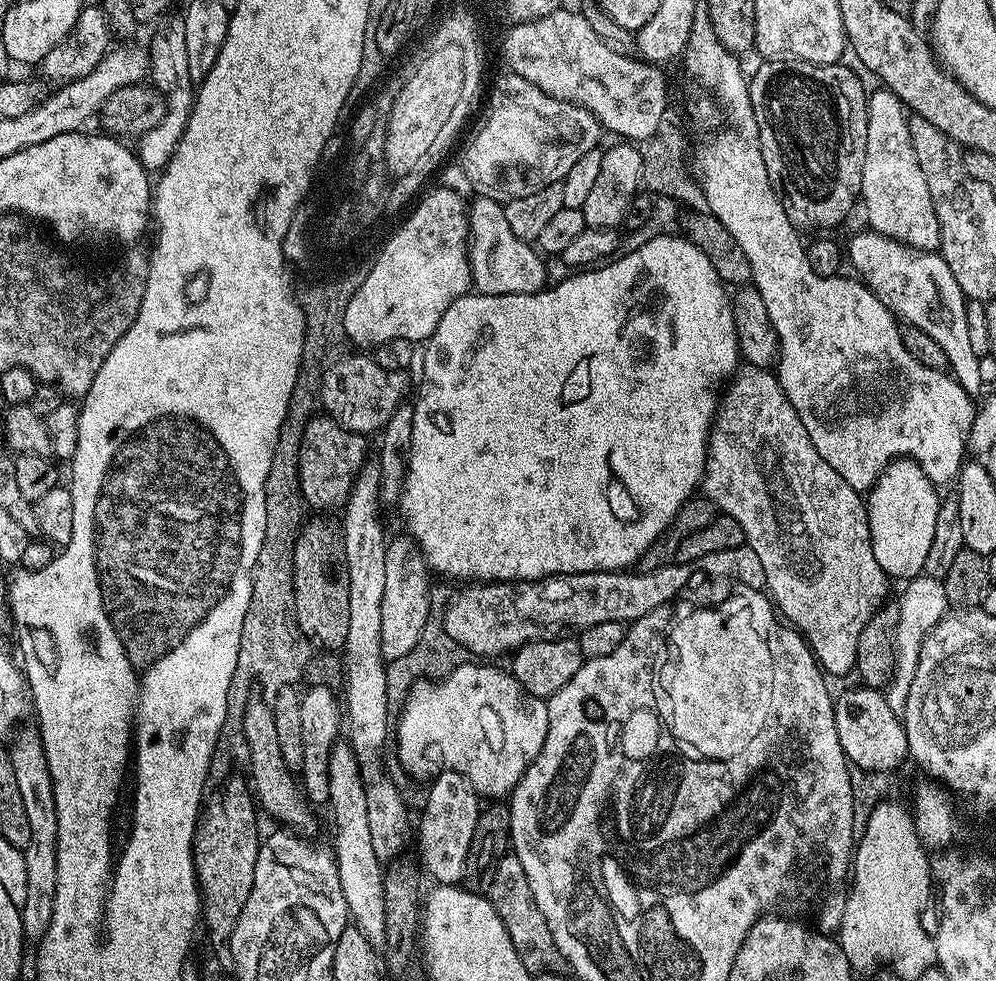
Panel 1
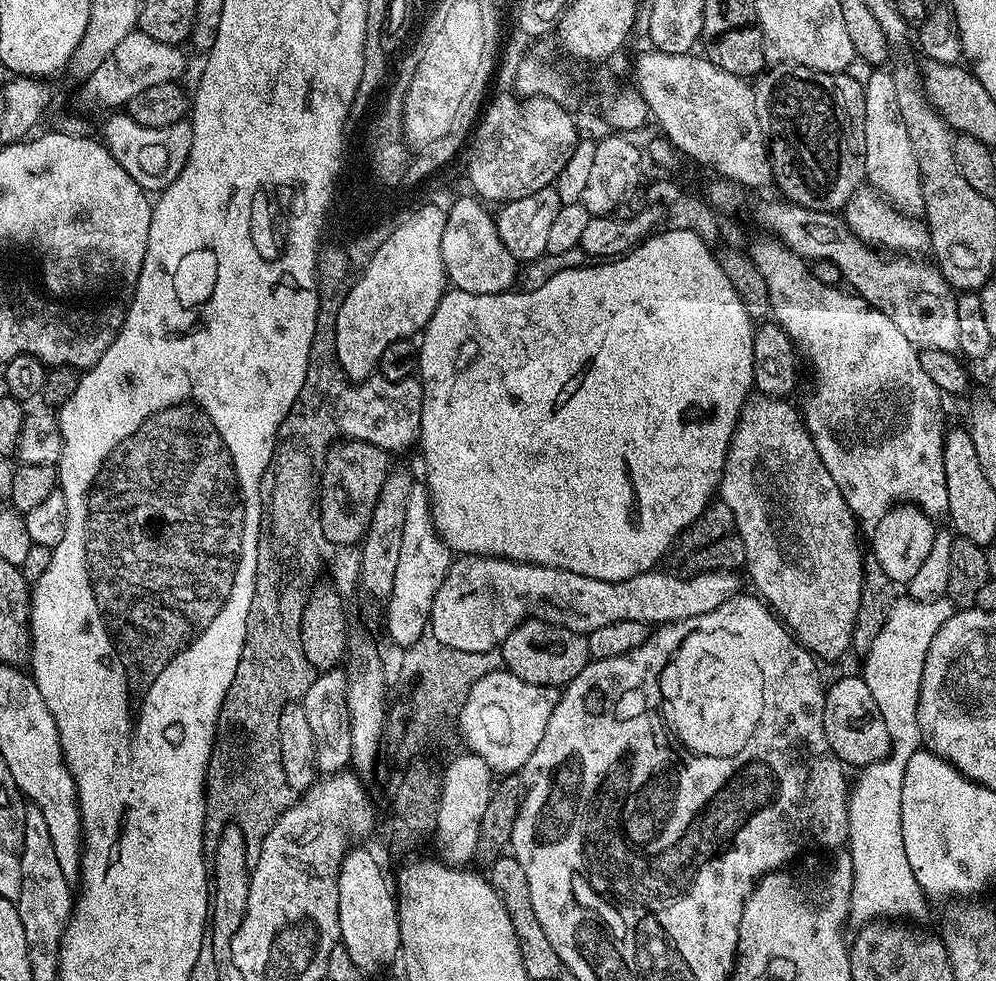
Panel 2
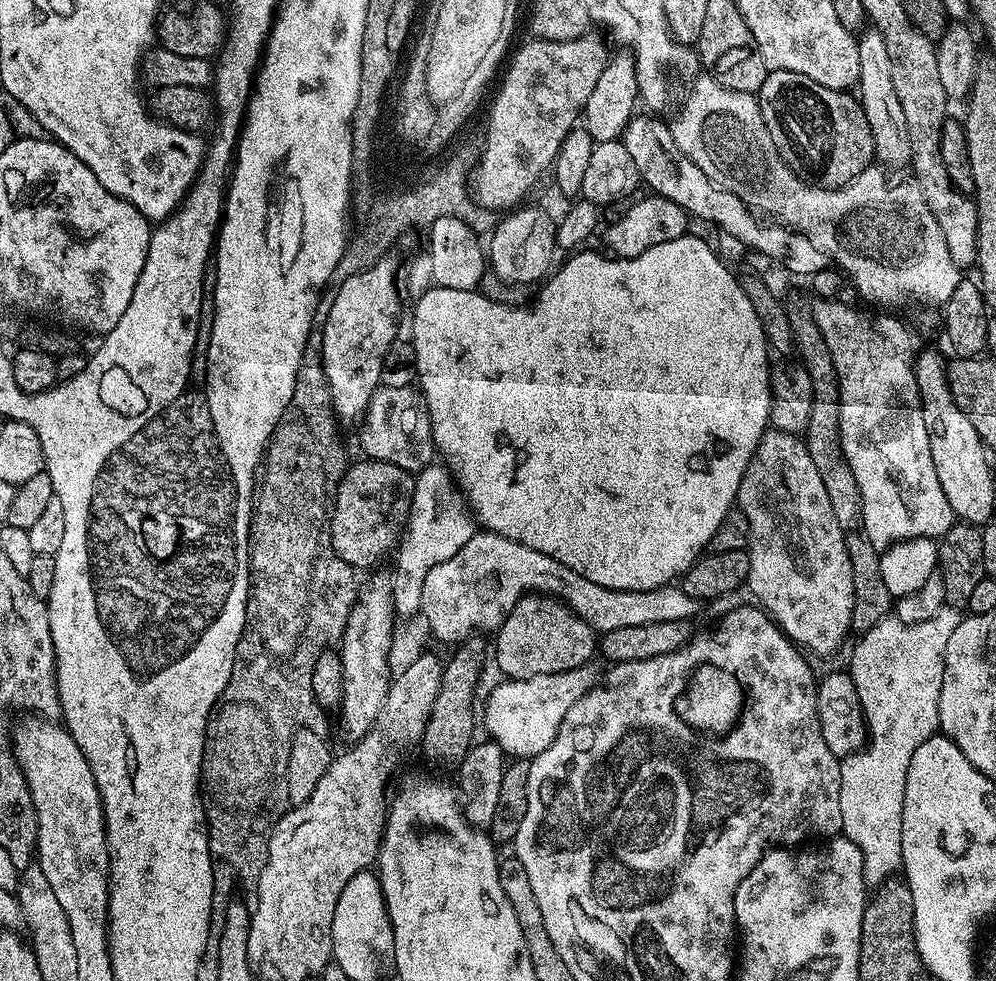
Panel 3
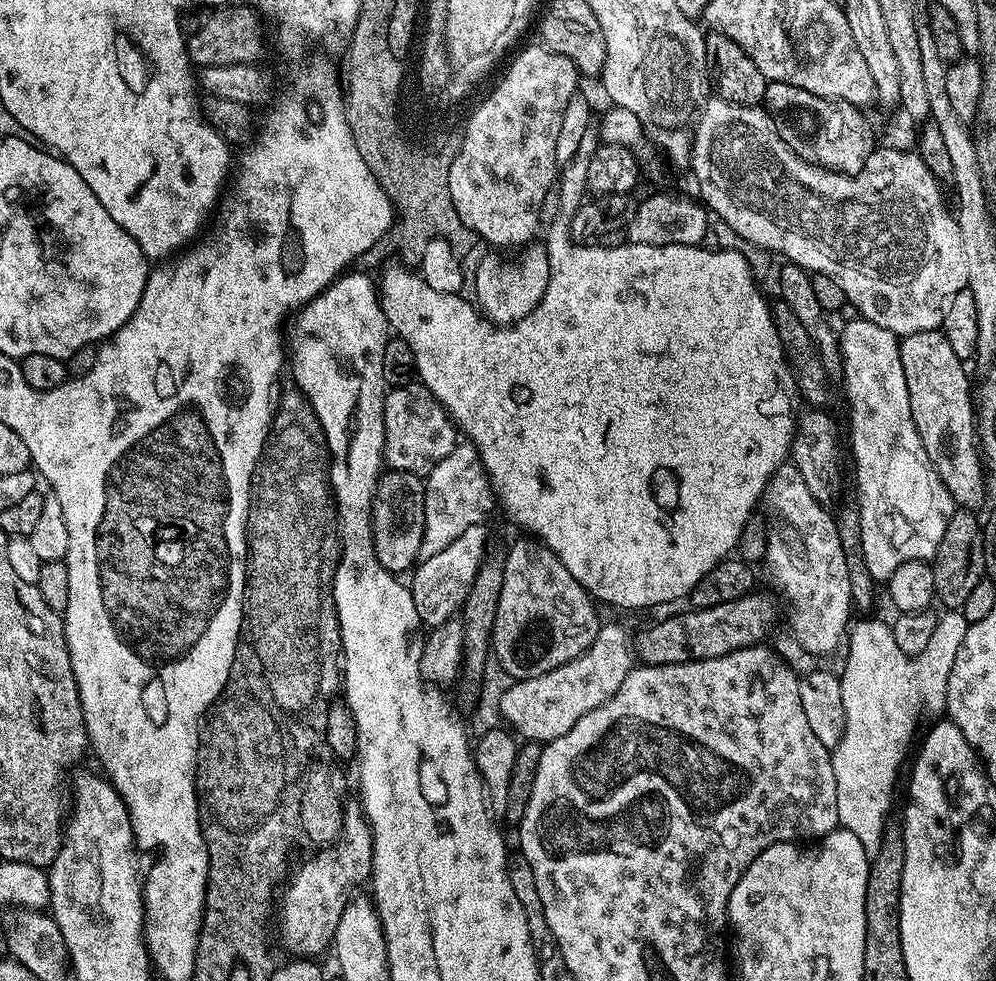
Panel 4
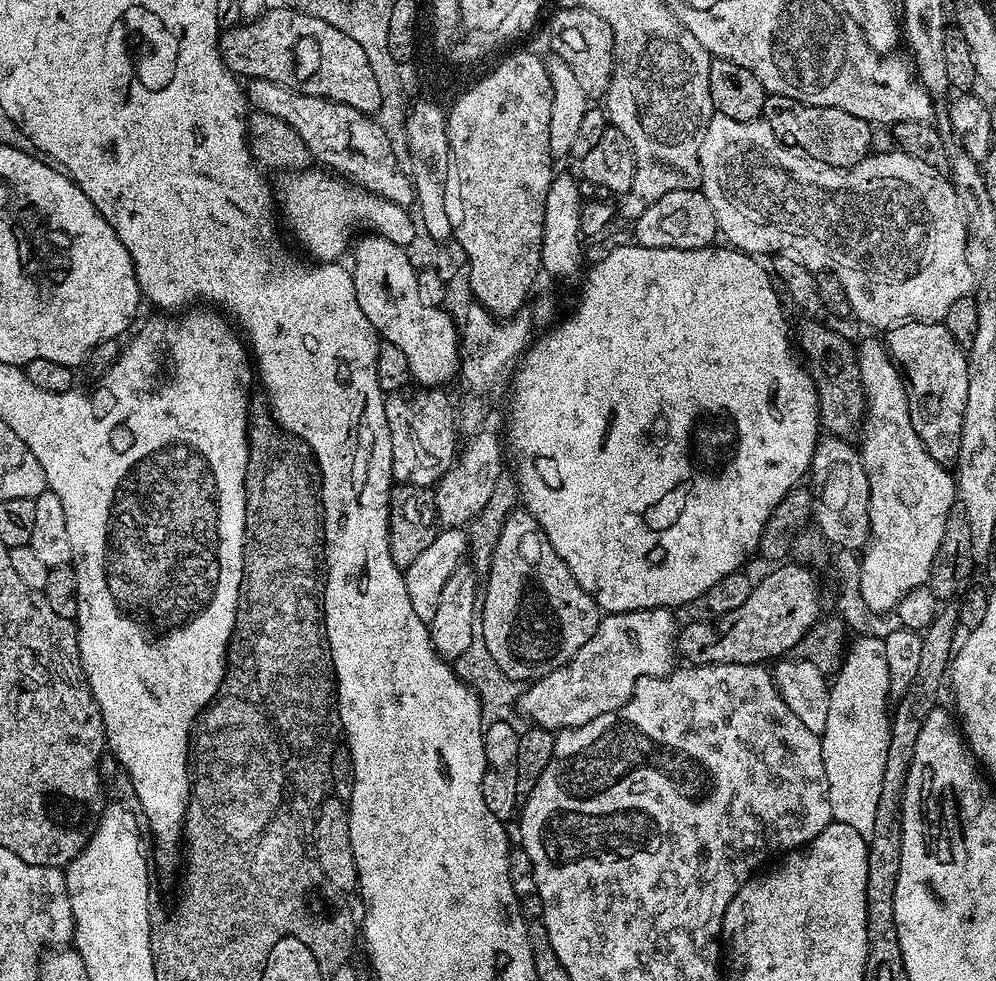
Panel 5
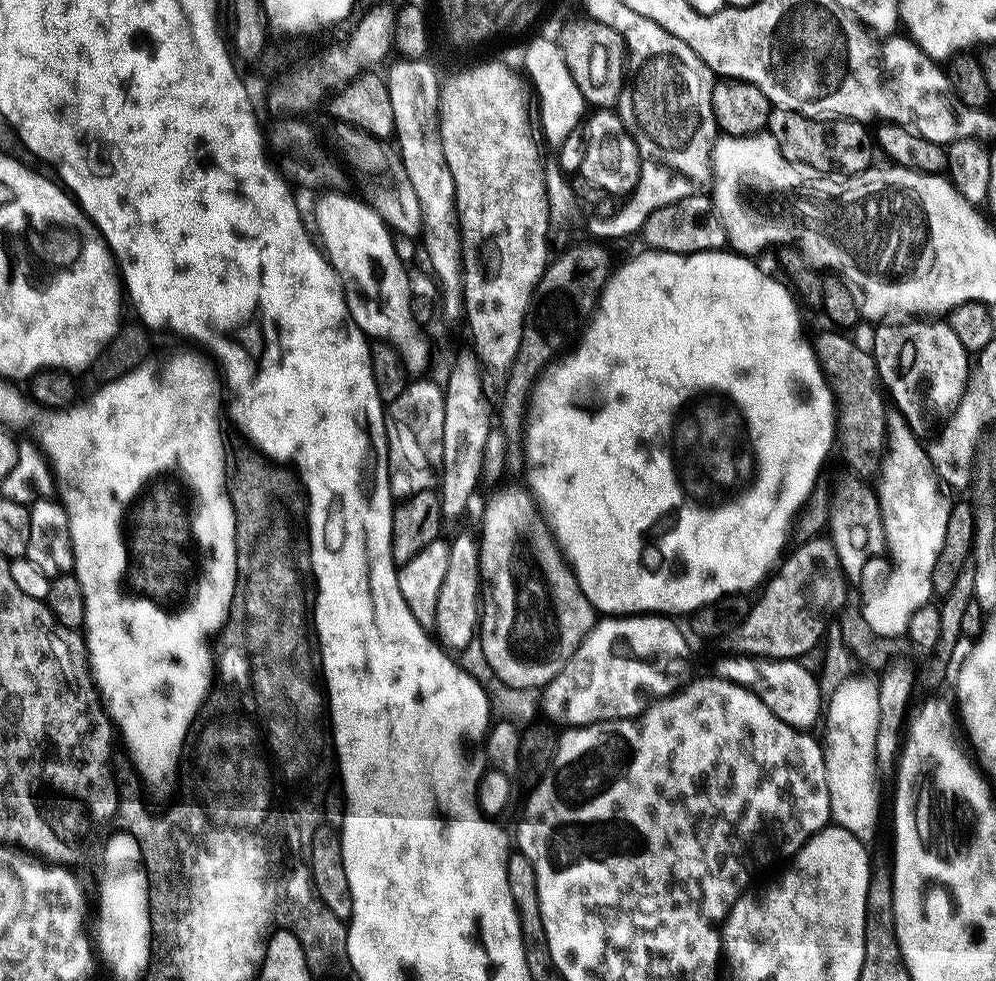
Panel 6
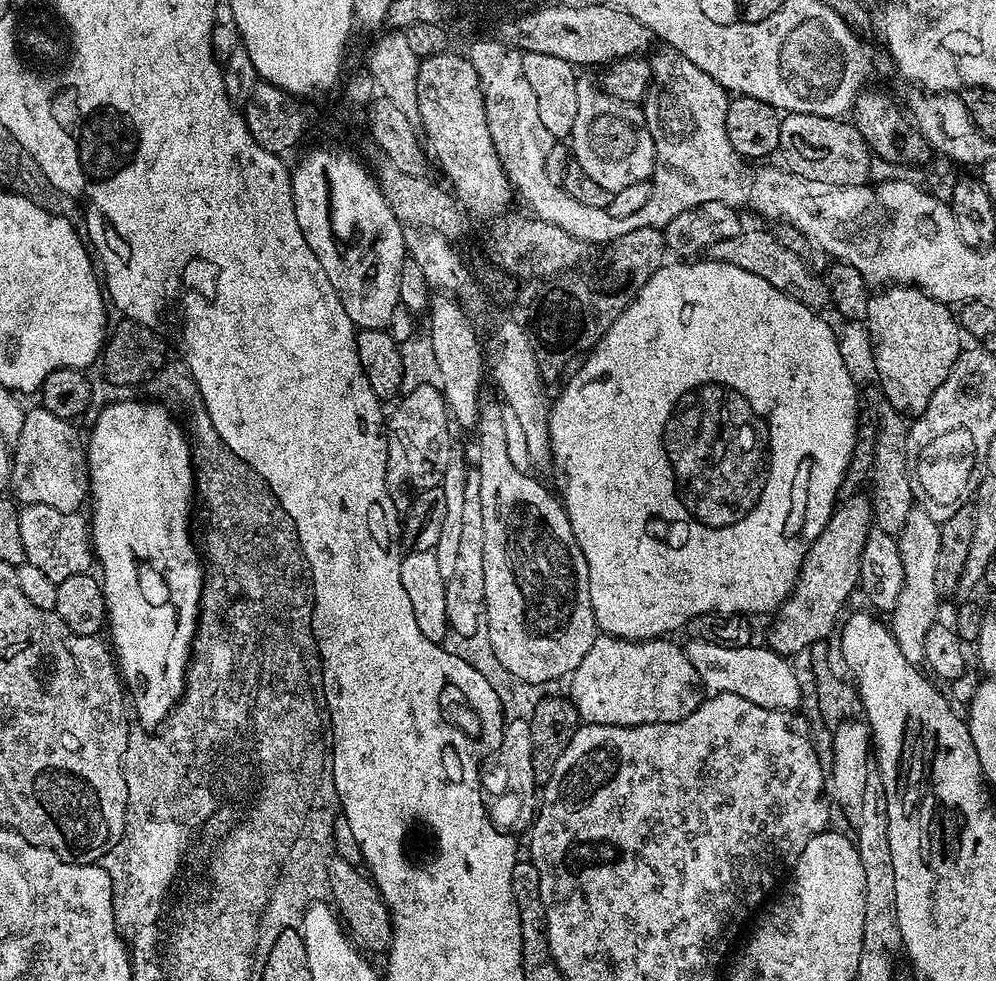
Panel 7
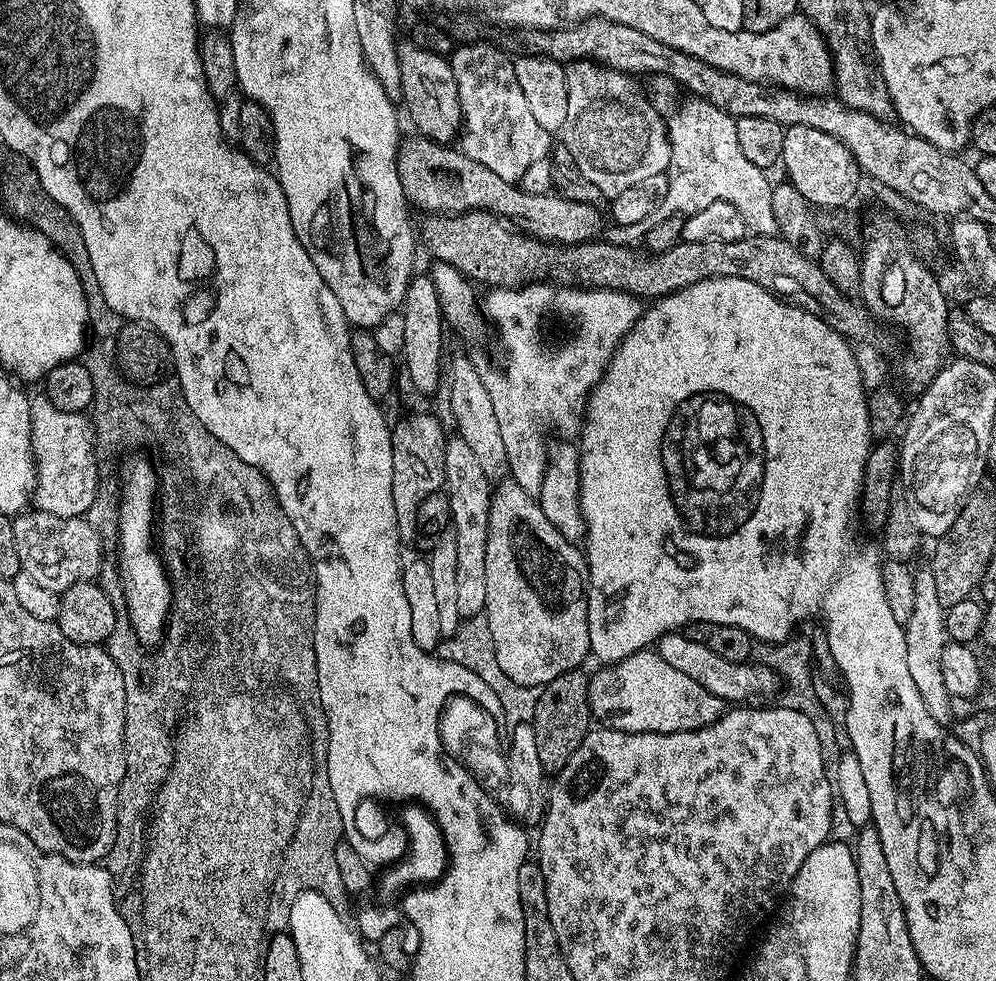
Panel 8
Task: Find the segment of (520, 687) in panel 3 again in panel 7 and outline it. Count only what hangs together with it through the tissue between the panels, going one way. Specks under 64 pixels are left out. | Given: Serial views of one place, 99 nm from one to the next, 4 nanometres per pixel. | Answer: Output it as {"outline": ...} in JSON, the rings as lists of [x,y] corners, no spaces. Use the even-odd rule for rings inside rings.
{"outline":[[[615,634],[597,635],[594,646],[590,646],[586,658],[578,662],[567,681],[567,695],[578,710],[581,721],[585,724],[633,728],[639,724],[669,724],[686,718],[686,714],[694,714],[694,710],[698,710],[700,703],[706,699],[706,692],[694,666],[690,666],[687,651],[670,641],[668,638],[624,640]]]}

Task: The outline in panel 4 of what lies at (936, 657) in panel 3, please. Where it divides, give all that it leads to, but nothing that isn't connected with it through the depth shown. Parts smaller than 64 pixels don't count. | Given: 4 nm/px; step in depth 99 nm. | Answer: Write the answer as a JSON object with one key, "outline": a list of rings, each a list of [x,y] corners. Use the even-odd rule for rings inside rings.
{"outline":[[[945,611],[930,635],[928,648],[916,656],[908,656],[898,648],[887,623],[858,620],[847,633],[848,657],[844,660],[844,672],[839,673],[844,736],[831,753],[838,790],[839,827],[858,834],[858,842],[862,842],[869,857],[874,857],[890,823],[888,811],[892,808],[892,795],[896,792],[904,755],[916,732],[916,715],[923,708],[940,713],[947,709],[948,675],[962,646],[962,638],[966,638],[969,622],[963,611]]]}

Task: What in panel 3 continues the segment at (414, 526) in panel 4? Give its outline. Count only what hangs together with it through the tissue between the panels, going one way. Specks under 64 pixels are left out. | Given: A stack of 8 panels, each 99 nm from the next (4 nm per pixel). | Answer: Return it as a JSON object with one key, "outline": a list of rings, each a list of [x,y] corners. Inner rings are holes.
{"outline":[[[360,458],[357,464],[349,463],[345,467],[344,476],[336,488],[336,504],[332,508],[332,545],[351,568],[372,568],[383,562],[388,551],[391,553],[397,547],[408,524],[414,488],[413,473],[398,466],[390,466],[390,462]]]}

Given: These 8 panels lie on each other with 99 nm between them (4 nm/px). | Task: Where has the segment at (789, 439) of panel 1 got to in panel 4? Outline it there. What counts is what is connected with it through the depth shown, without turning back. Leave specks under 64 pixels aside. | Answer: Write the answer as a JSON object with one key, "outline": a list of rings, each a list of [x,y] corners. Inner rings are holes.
{"outline":[[[791,462],[784,463],[770,478],[764,488],[762,512],[763,508],[768,519],[768,541],[764,544],[768,576],[782,600],[784,595],[786,608],[788,603],[792,611],[792,632],[797,642],[806,651],[824,656],[839,644],[841,647],[854,616],[850,573],[836,516],[825,505],[819,504],[814,494],[810,494],[802,474]]]}

